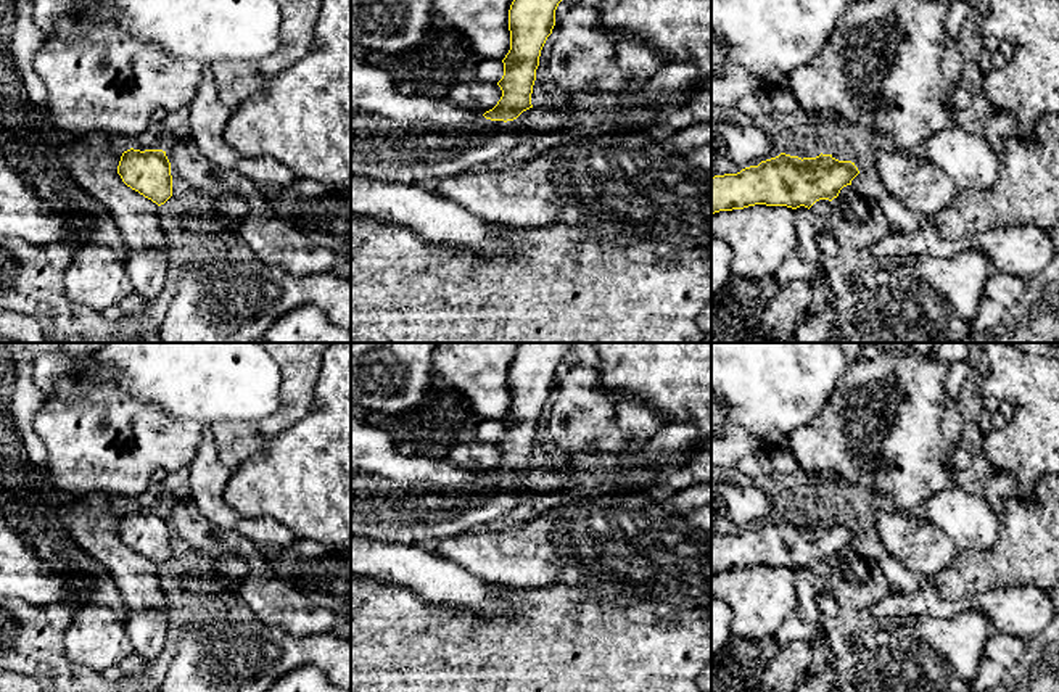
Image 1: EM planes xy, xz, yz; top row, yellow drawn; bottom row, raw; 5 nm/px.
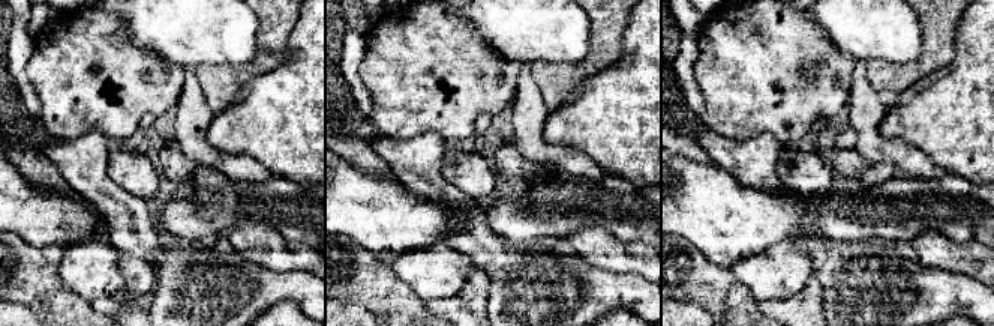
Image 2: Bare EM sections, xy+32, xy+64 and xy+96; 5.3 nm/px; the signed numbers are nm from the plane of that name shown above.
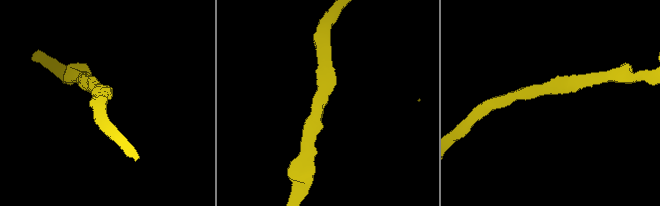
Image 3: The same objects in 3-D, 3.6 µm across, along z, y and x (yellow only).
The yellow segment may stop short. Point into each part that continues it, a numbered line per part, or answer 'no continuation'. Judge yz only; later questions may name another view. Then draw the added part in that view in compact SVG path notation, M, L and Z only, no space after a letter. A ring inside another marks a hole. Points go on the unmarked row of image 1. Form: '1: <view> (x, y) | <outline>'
no continuation

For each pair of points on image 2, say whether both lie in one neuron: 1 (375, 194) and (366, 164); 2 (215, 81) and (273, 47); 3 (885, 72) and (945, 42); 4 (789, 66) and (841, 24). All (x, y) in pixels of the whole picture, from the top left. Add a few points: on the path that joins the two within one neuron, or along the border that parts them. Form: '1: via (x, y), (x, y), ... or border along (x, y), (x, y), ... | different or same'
1: border along (341, 155), (366, 172), (390, 175), (393, 178) | different
2: via (230, 80), (249, 71), (258, 62) | same
3: via (900, 72), (910, 72), (919, 68), (930, 57) | same
4: border along (808, 15), (838, 48), (853, 59) | different

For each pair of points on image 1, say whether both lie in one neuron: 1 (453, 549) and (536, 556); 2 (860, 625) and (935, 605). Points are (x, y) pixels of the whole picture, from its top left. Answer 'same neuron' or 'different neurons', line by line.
1: same neuron
2: different neurons

